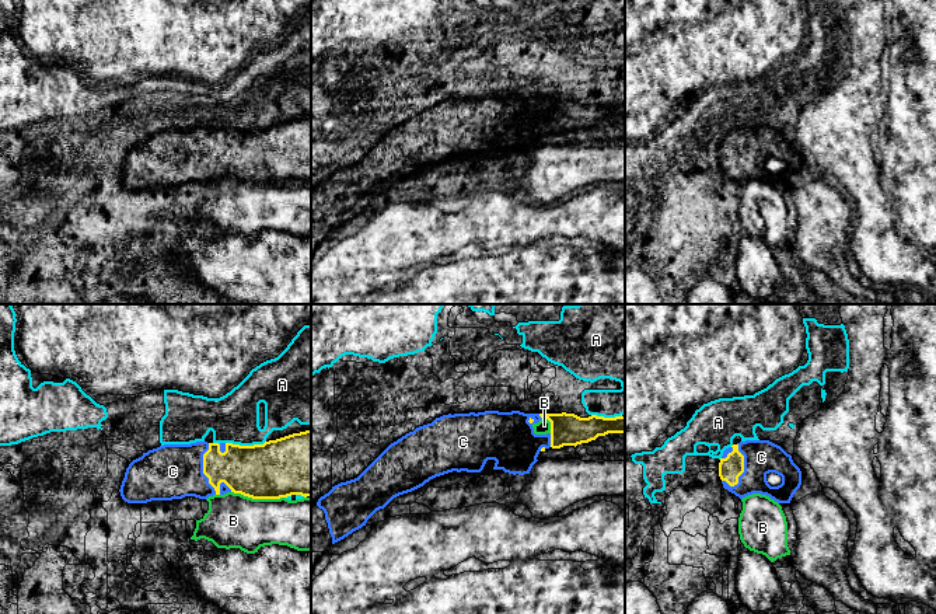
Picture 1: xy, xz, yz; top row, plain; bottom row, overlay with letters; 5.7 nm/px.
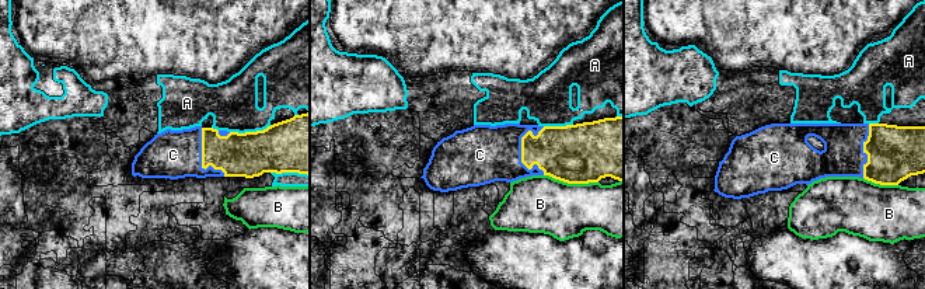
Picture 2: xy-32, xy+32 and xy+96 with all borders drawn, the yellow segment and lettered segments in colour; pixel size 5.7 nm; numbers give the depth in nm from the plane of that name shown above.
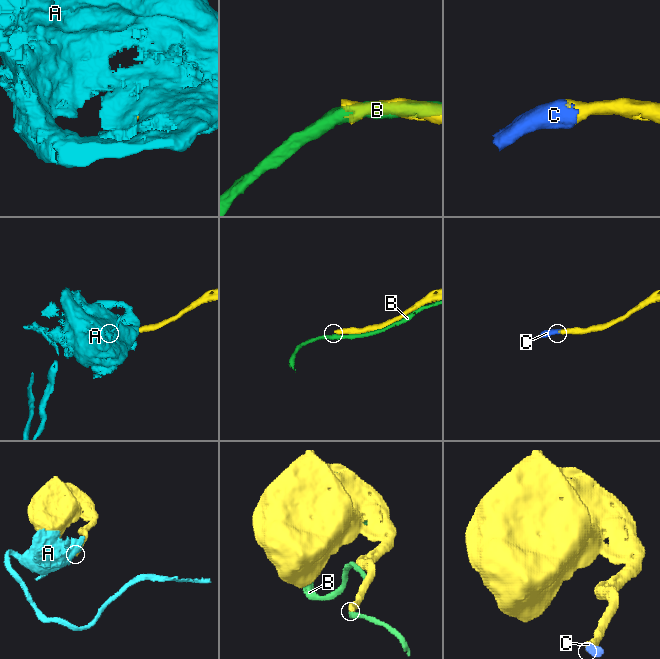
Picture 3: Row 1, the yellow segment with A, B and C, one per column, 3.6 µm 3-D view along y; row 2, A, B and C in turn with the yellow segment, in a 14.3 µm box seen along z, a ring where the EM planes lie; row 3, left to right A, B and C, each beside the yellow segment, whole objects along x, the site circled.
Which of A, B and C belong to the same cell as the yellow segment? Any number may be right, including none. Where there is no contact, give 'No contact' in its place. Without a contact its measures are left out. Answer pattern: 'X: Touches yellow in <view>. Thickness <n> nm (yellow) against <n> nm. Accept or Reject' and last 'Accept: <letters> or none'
A: Touches yellow in xy. Thickness 340 nm (yellow) against 280 nm. Reject
B: Touches yellow in xy. Thickness 340 nm (yellow) against 320 nm. Reject
C: Touches yellow in yz. Thickness 140 nm (yellow) against 200 nm. Accept
Accept: C

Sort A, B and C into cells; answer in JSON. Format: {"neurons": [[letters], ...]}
{"neurons": [["A"], ["B"], ["C"]]}

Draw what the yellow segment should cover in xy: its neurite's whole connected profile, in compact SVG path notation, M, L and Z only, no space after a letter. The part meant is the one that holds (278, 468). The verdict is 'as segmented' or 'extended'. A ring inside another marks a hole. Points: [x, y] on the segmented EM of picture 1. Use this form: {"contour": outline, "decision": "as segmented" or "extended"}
{"contour": "M311 430L254 446L207 442L164 444L129 464L119 492L128 503L185 496L207 499L227 492L252 499L280 499L291 495L307 498L311 496Z", "decision": "extended"}

